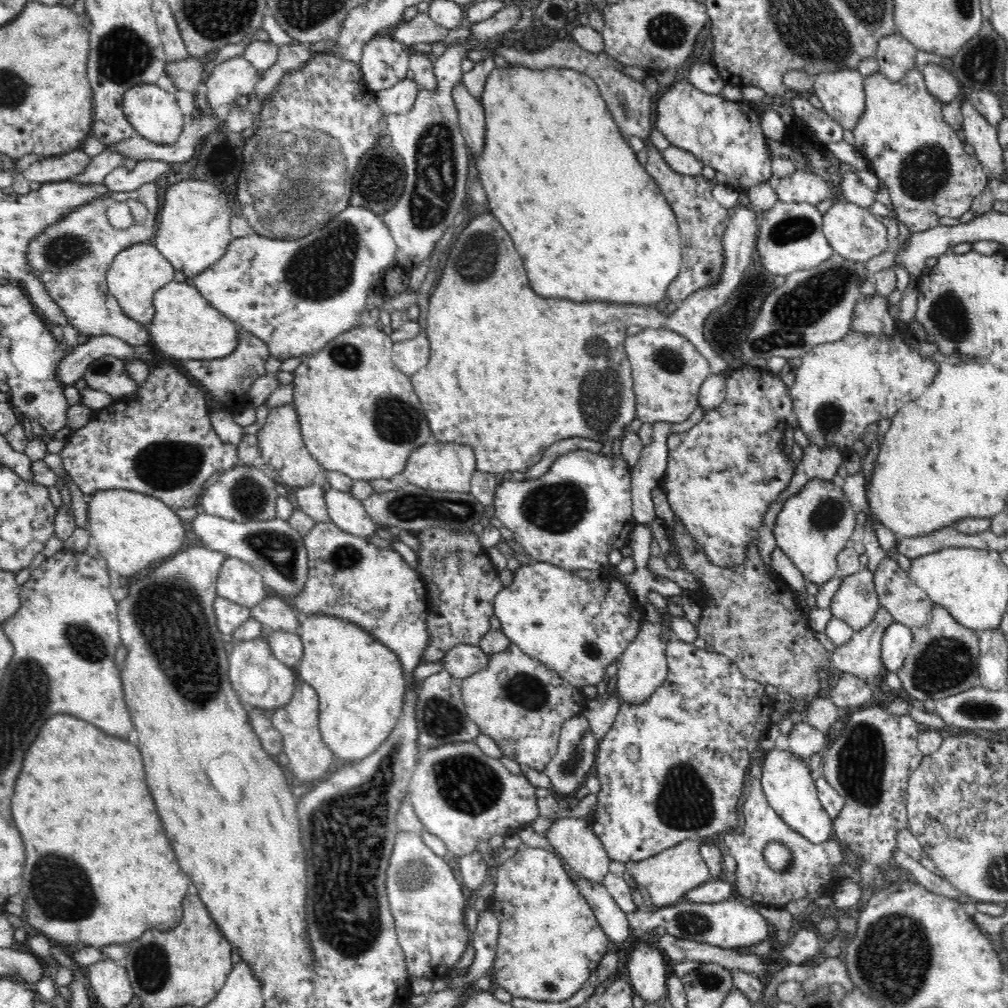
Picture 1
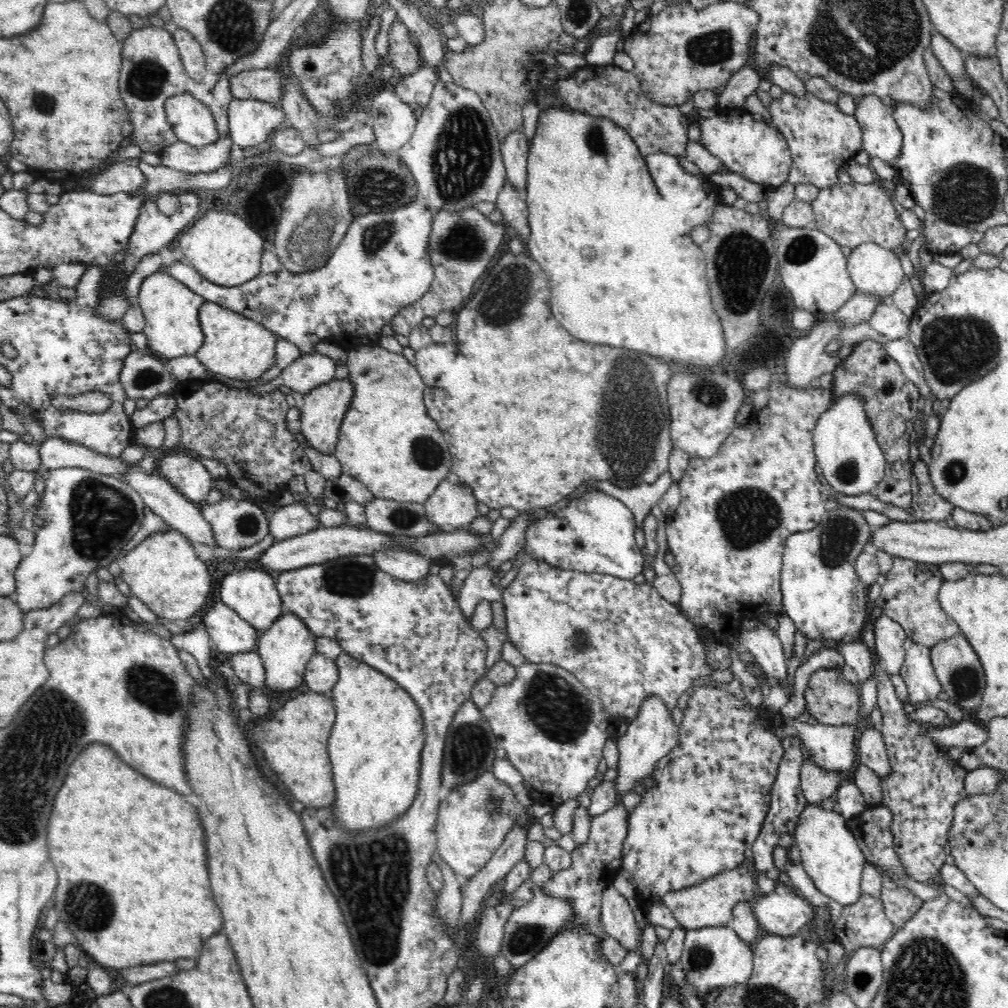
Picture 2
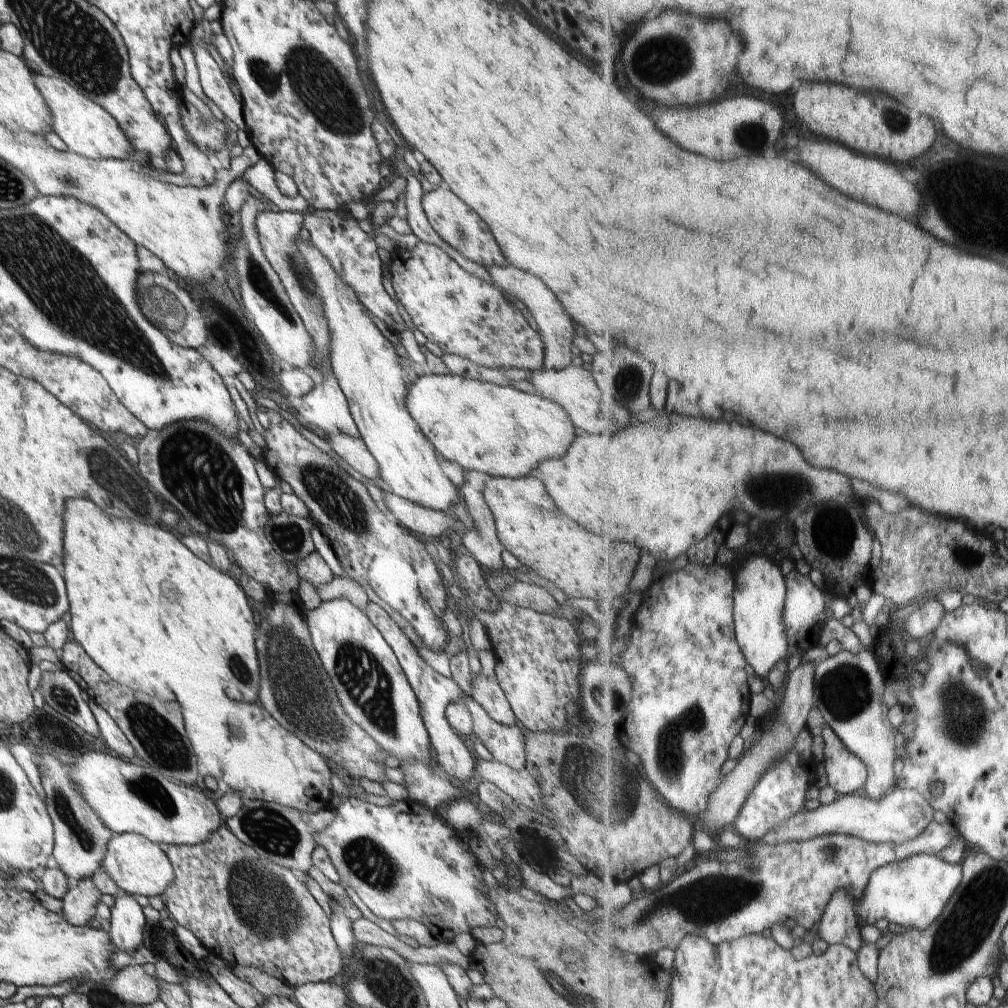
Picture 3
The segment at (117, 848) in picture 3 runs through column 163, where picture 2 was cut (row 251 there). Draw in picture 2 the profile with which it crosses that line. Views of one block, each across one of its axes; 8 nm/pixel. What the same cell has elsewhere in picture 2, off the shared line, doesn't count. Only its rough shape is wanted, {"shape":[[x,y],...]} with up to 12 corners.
{"shape":[[874,242],[851,250],[857,290],[890,301],[905,276],[898,254]]}

